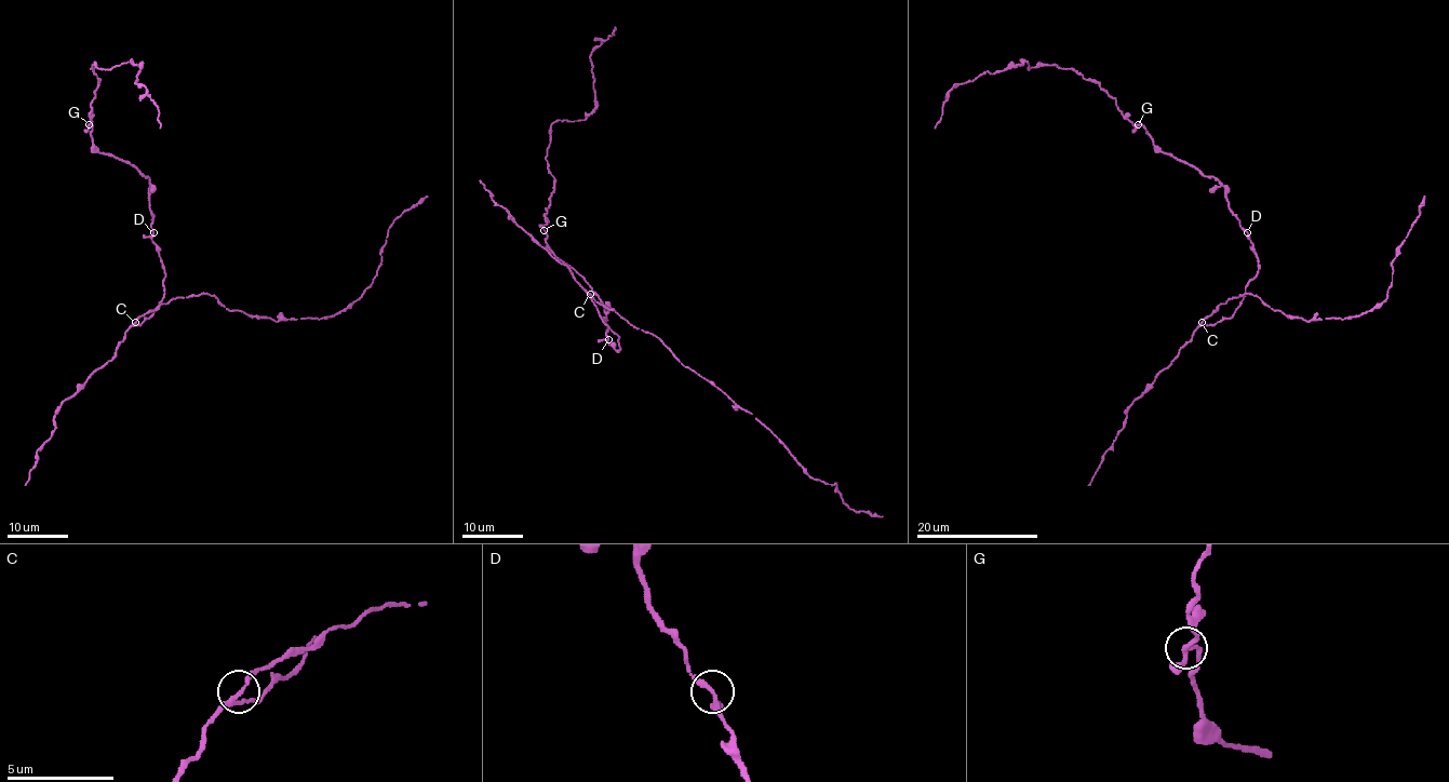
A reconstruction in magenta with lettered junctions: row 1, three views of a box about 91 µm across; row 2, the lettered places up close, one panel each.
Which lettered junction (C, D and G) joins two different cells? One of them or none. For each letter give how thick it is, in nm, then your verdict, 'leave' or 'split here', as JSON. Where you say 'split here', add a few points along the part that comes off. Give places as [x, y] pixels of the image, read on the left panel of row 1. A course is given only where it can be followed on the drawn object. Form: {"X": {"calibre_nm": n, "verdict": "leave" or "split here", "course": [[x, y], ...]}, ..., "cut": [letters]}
{"C": {"calibre_nm": 170, "verdict": "leave"}, "D": {"calibre_nm": 180, "verdict": "leave"}, "G": {"calibre_nm": 190, "verdict": "leave"}, "cut": []}

